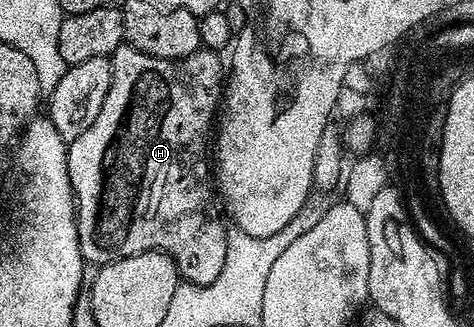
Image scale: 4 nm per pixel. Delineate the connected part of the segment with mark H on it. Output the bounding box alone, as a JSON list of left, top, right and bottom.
[68,45,228,287]

